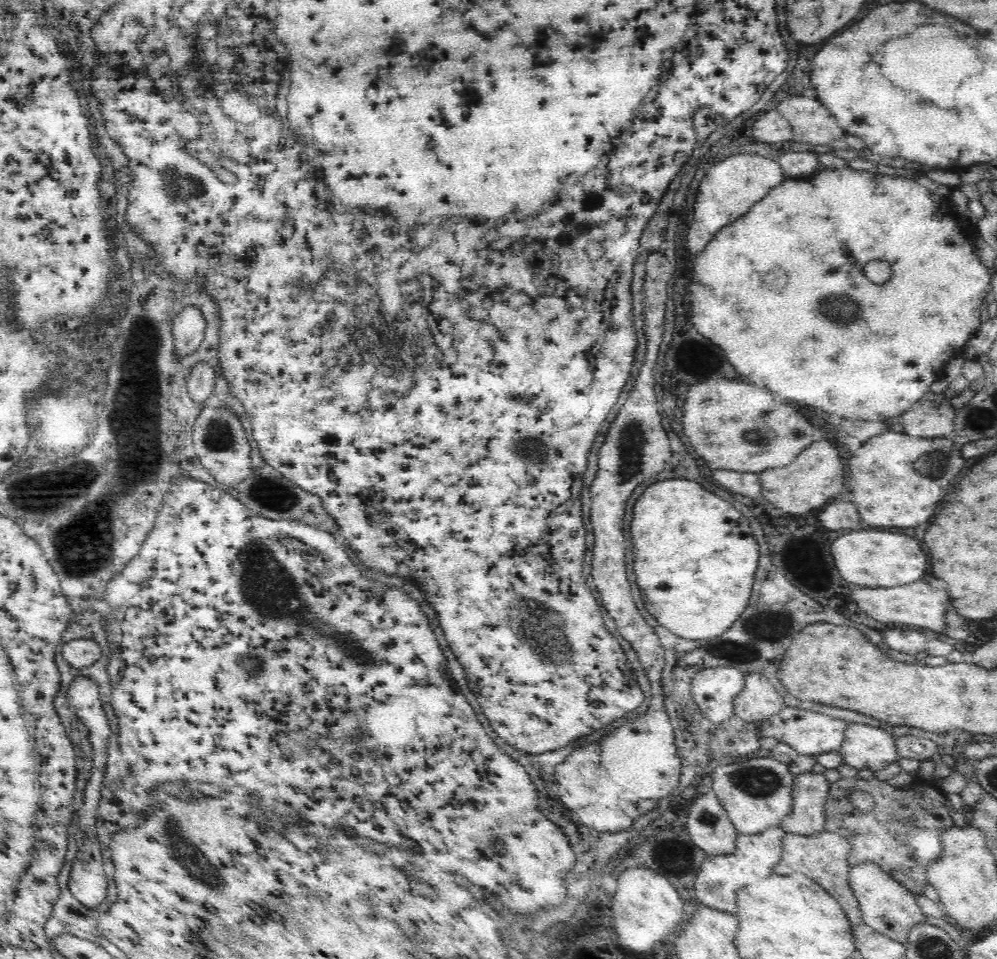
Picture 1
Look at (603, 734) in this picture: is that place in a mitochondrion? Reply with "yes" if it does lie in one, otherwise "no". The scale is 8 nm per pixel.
no

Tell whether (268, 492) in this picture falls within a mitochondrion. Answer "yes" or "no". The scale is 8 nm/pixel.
yes

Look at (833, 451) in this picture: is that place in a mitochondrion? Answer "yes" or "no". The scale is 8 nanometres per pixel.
no

